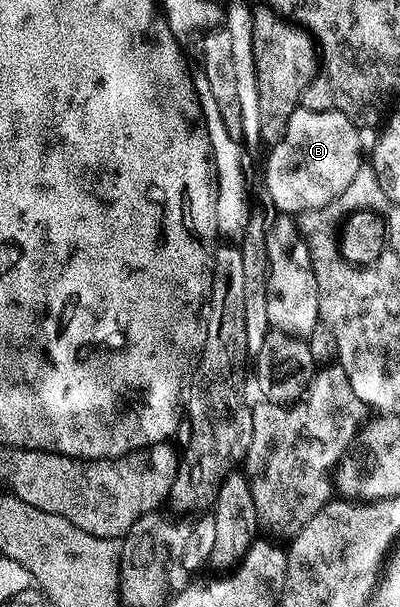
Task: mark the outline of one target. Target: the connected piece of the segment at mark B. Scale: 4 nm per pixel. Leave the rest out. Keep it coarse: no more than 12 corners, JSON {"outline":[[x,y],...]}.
{"outline":[[296,108],[270,147],[278,213],[320,210],[361,165],[341,112]]}

